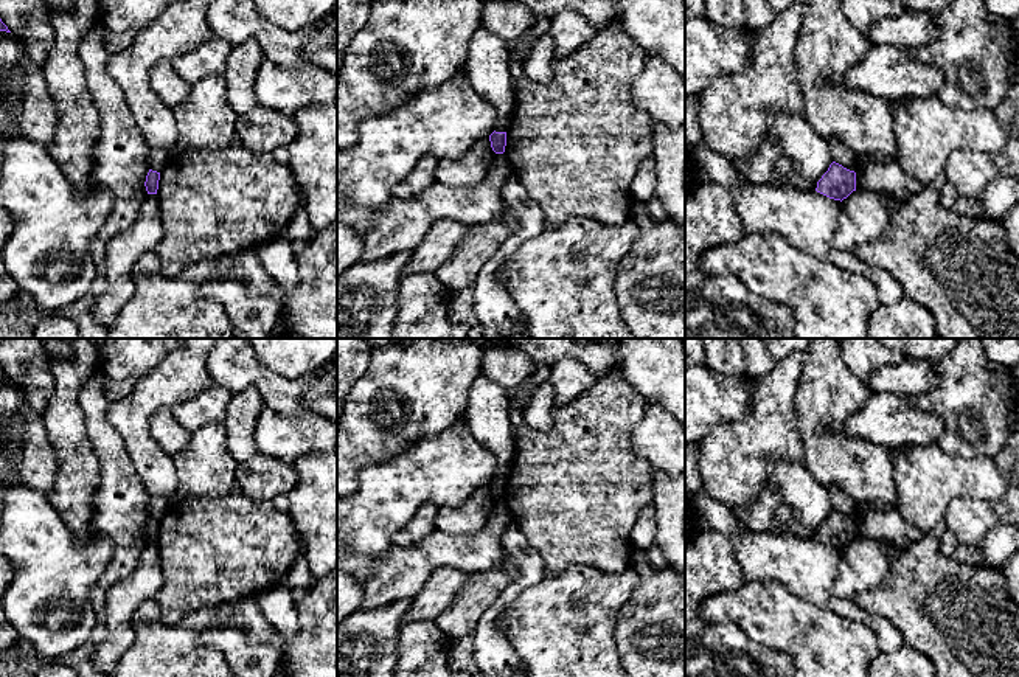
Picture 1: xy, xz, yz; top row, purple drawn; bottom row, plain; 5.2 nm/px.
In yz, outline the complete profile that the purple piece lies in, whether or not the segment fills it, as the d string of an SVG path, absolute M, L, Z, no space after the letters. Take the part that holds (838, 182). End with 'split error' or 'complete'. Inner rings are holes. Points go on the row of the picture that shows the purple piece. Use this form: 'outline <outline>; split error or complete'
outline M833 161L828 171L817 182L816 191L842 202L856 191L856 172Z; complete

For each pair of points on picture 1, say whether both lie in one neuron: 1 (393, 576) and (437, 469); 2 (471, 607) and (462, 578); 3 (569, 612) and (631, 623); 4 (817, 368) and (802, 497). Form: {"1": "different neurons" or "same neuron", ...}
{"1": "different neurons", "2": "different neurons", "3": "different neurons", "4": "different neurons"}

